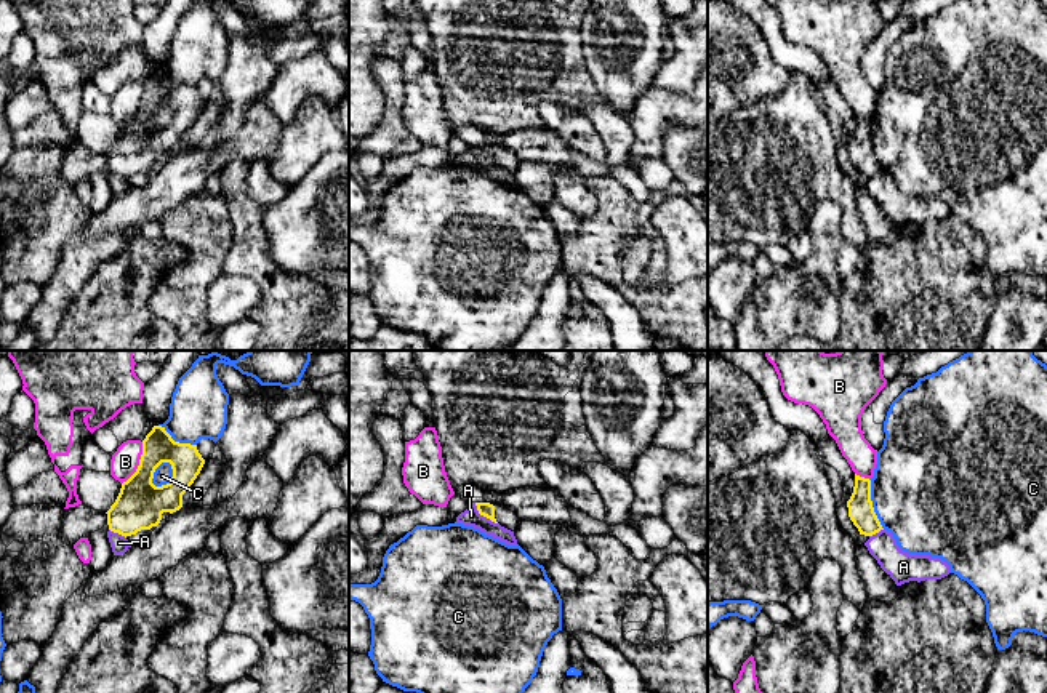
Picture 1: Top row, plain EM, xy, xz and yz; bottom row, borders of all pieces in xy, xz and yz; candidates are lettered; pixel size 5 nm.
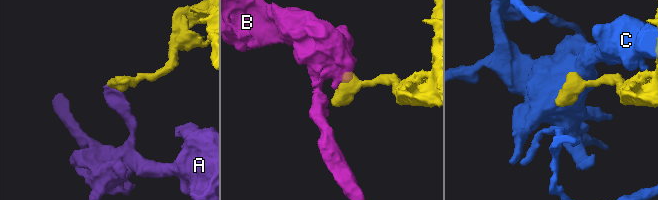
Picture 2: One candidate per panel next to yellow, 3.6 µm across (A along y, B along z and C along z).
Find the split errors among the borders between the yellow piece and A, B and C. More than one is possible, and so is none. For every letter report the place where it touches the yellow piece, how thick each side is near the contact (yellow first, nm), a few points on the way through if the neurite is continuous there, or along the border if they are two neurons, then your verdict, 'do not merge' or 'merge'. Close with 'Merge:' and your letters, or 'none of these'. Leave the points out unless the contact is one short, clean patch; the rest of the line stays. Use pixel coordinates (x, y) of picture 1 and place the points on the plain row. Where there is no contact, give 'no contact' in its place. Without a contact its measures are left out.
A: xz (484, 157) | 70/90 nm | do not merge
B: xy (140, 104) | 240/140 nm | along xy (143, 84), (140, 106), (122, 125) | do not merge
C: xy (154, 112) | 240/90 nm | do not merge
Merge: none of these

